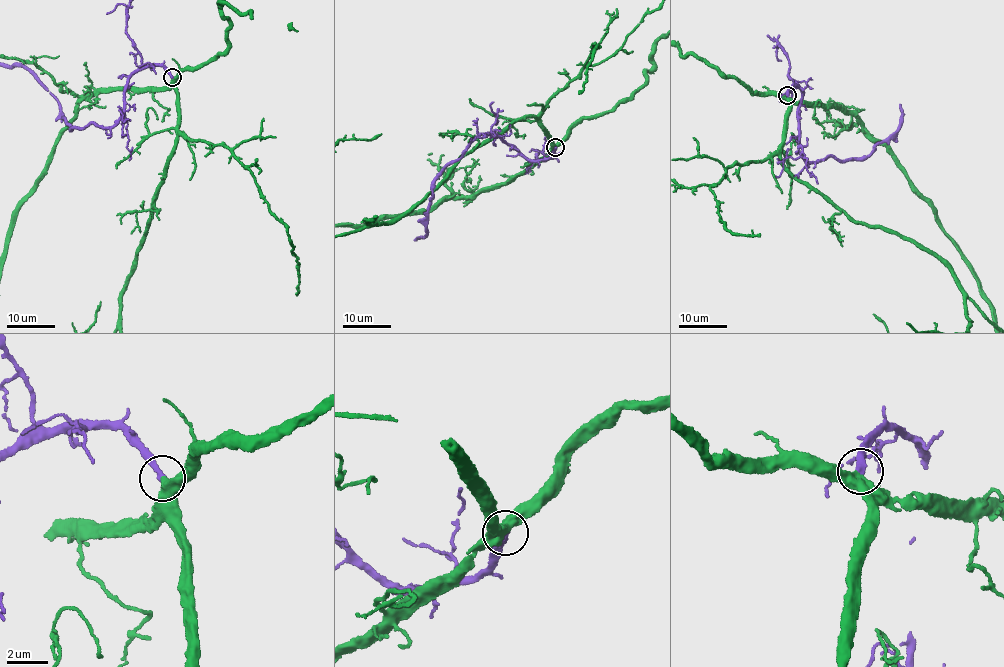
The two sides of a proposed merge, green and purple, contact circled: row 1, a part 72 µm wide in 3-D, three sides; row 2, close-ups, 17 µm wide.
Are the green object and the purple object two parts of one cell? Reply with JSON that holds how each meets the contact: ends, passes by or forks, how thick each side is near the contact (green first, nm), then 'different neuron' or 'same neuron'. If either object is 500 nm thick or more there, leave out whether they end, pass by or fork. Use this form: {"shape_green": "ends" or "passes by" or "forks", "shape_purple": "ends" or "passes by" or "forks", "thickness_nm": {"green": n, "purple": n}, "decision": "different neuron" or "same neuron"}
{"thickness_nm": {"green": 550, "purple": 320}, "decision": "same neuron"}

